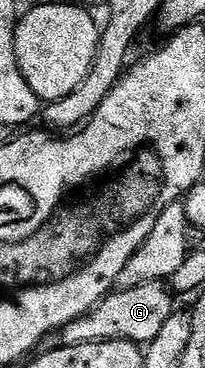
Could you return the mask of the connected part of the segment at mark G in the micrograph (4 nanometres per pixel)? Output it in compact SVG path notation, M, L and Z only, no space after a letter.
M147 280L144 284L133 285L132 288L120 287L112 290L89 313L62 328L62 341L66 345L87 344L97 340L132 340L140 346L150 344L177 308L172 289L164 281L163 284L159 280Z

